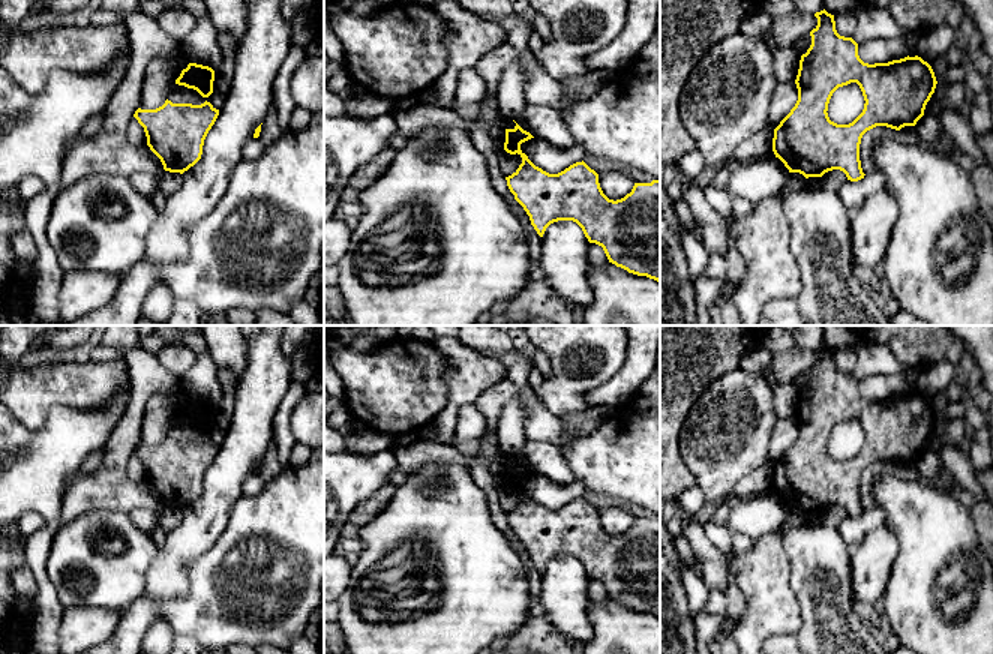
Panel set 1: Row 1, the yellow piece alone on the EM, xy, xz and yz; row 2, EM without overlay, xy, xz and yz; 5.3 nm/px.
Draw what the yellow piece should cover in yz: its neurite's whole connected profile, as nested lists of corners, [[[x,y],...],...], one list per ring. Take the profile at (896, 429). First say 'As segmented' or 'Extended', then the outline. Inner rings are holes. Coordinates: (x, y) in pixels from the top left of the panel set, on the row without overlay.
As segmented. [[[825,345],[816,348],[818,362],[810,368],[812,381],[801,392],[795,416],[798,436],[790,448],[774,465],[772,488],[789,508],[800,508],[806,514],[822,513],[825,508],[840,506],[848,516],[864,514],[860,496],[862,471],[876,464],[886,462],[900,466],[915,462],[924,452],[927,438],[936,424],[932,402],[921,393],[904,393],[888,399],[864,399],[858,392],[858,380],[852,374],[840,372],[836,366],[834,351]],[[856,418],[864,432],[862,448],[849,460],[837,460],[828,453],[828,440],[832,429],[843,422]]]

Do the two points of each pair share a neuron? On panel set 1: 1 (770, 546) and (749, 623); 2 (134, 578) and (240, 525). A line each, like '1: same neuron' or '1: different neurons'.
1: same neuron
2: different neurons

